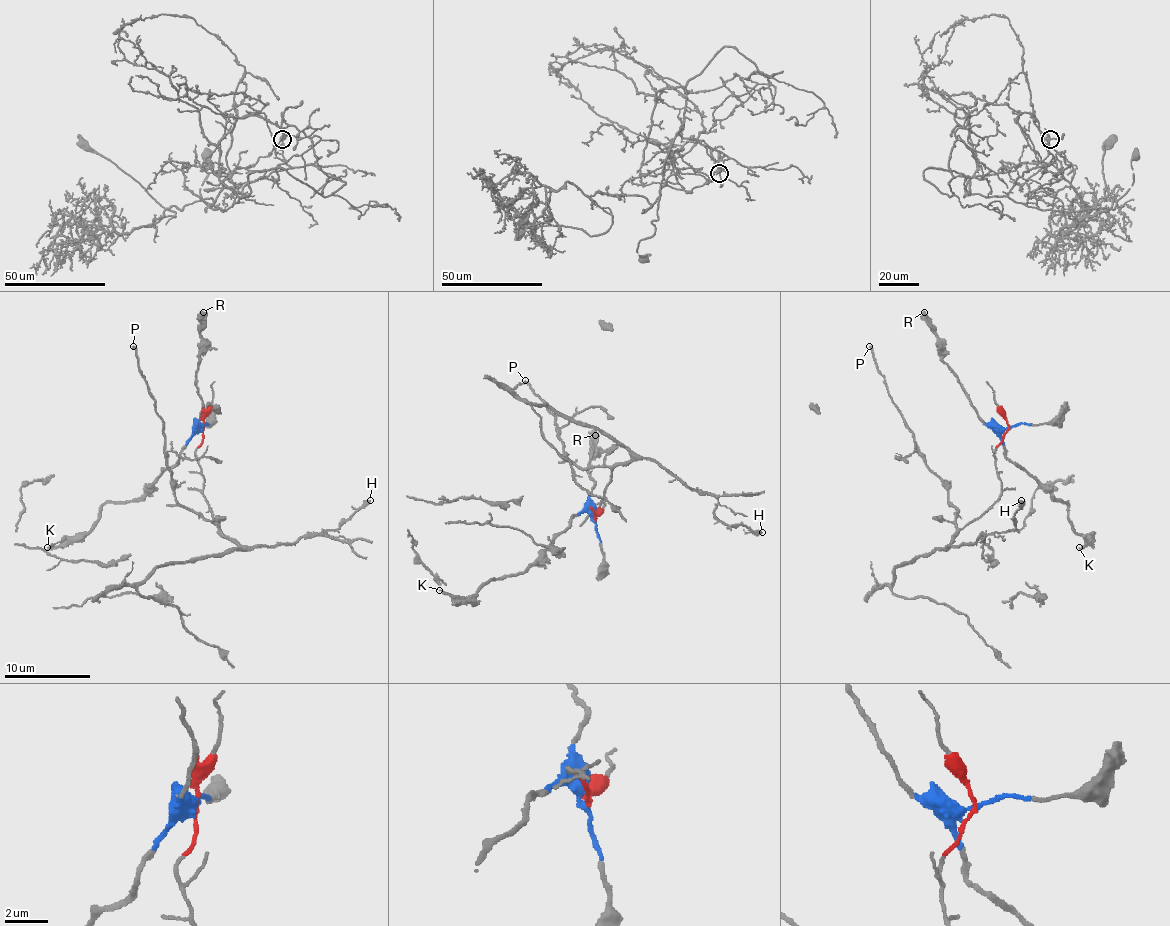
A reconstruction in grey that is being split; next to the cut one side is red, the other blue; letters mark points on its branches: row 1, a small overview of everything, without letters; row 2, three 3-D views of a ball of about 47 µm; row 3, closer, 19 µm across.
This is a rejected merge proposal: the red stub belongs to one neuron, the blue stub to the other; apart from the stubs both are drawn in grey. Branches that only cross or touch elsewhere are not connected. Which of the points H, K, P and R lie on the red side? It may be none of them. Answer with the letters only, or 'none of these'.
H, P

